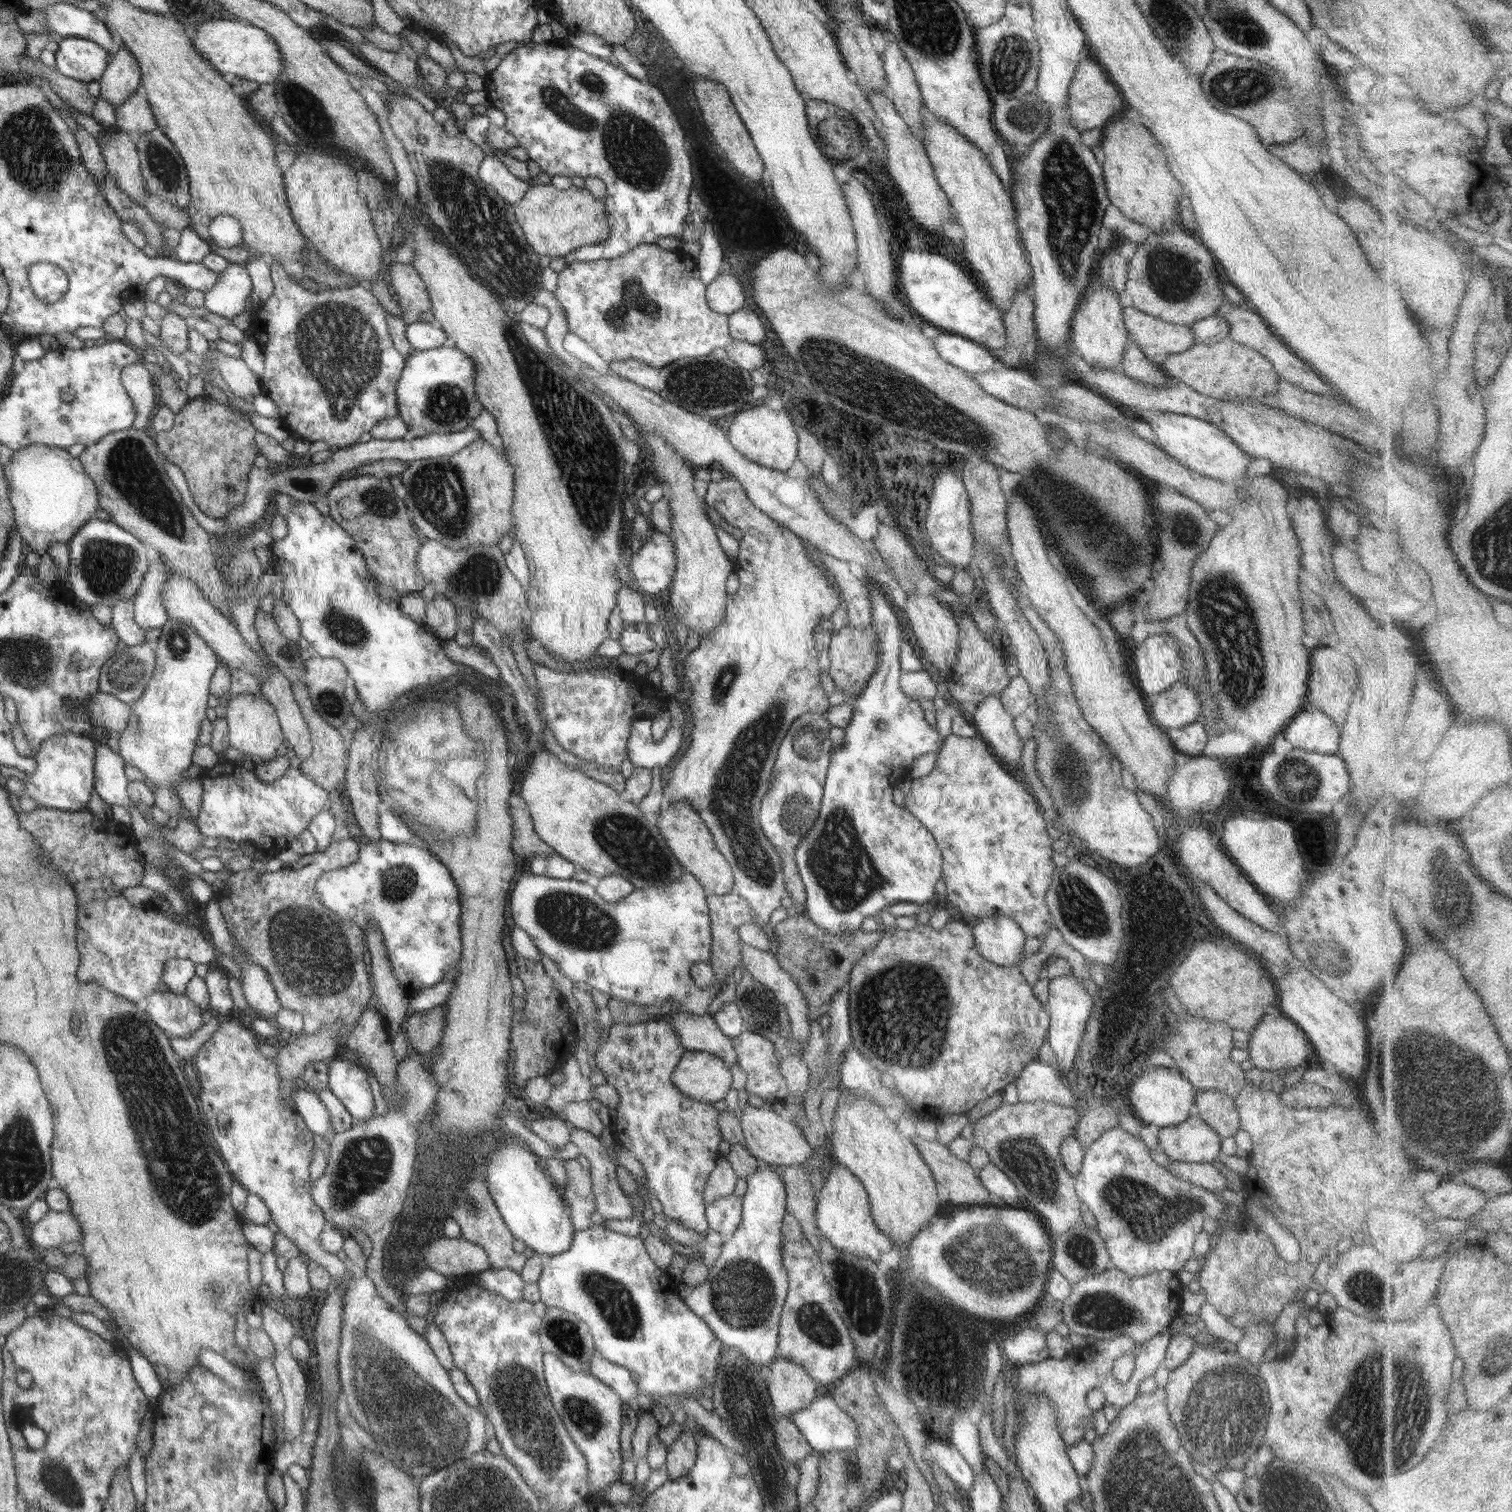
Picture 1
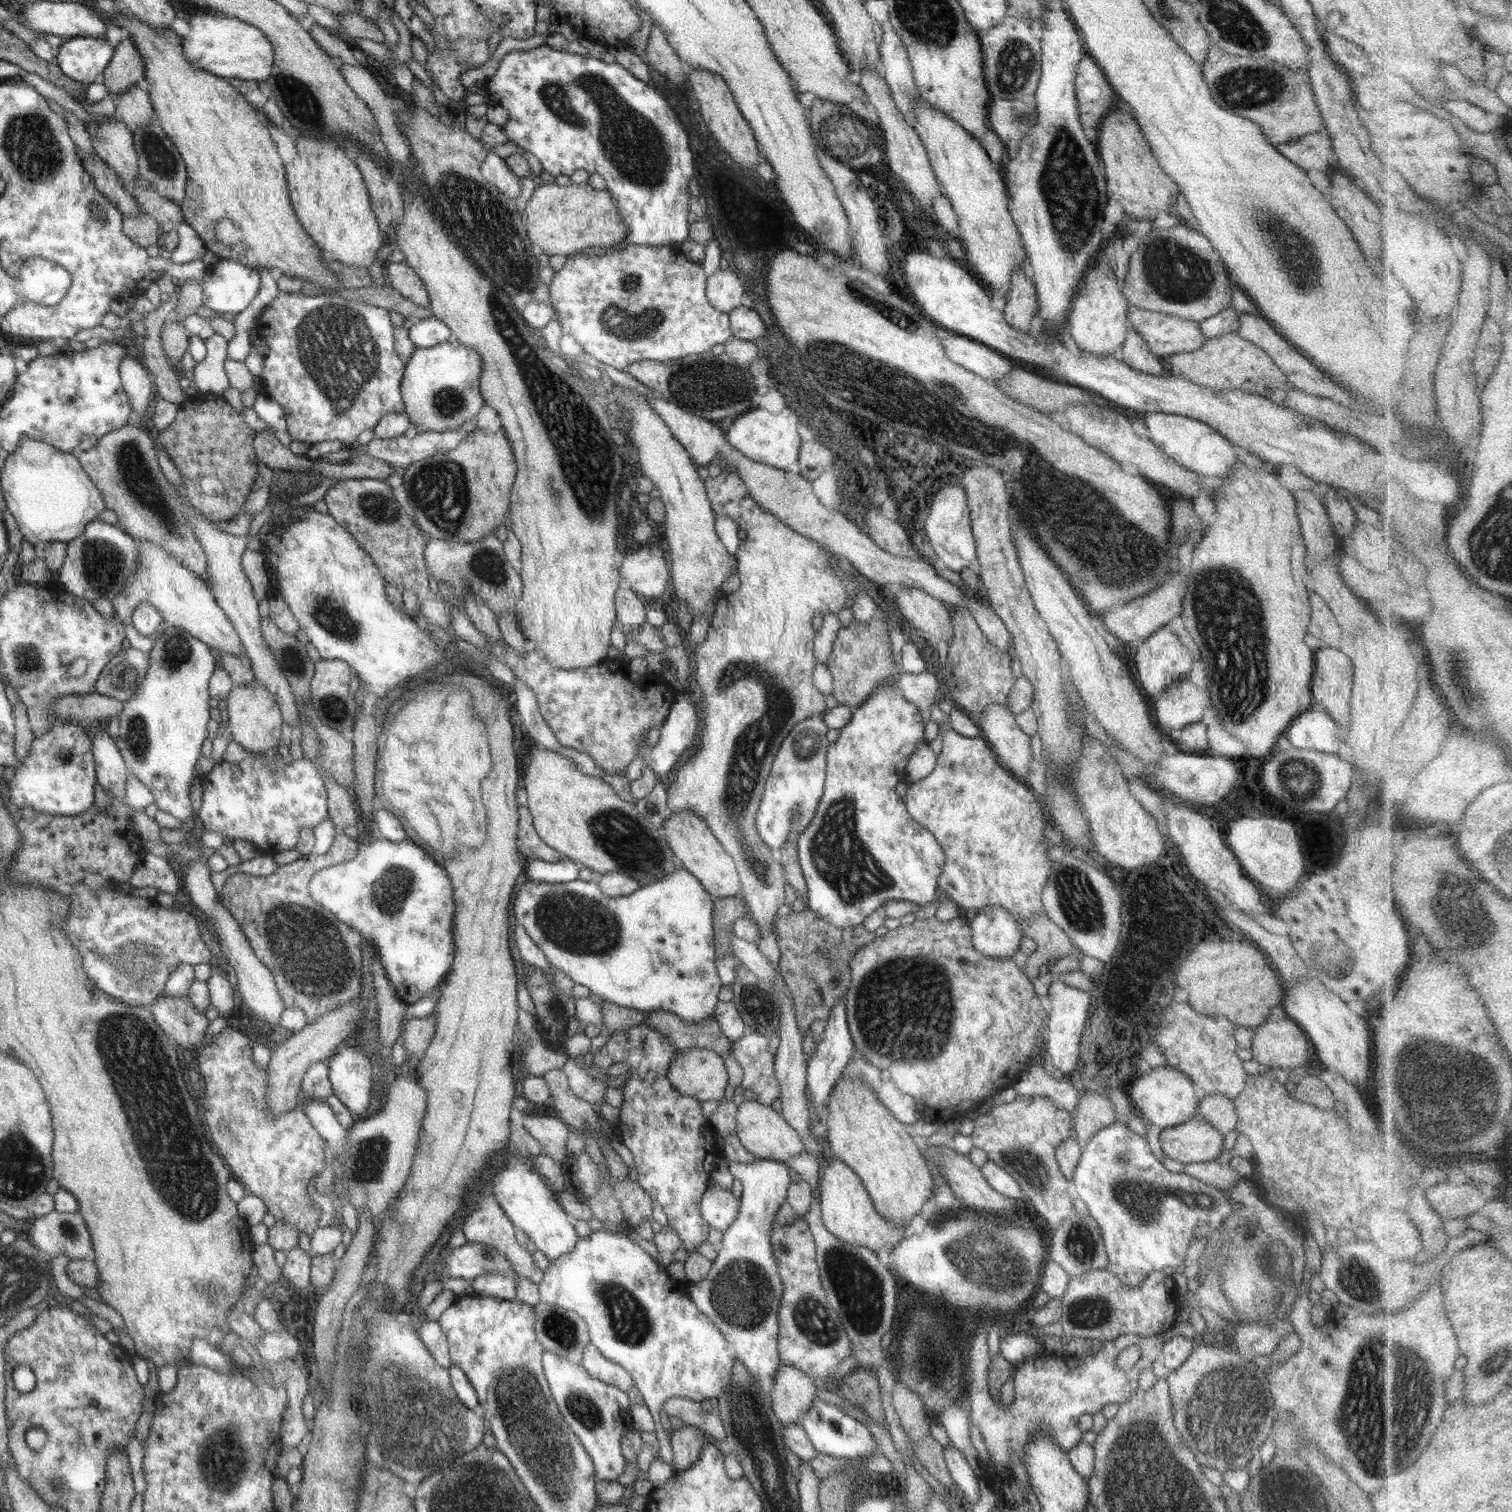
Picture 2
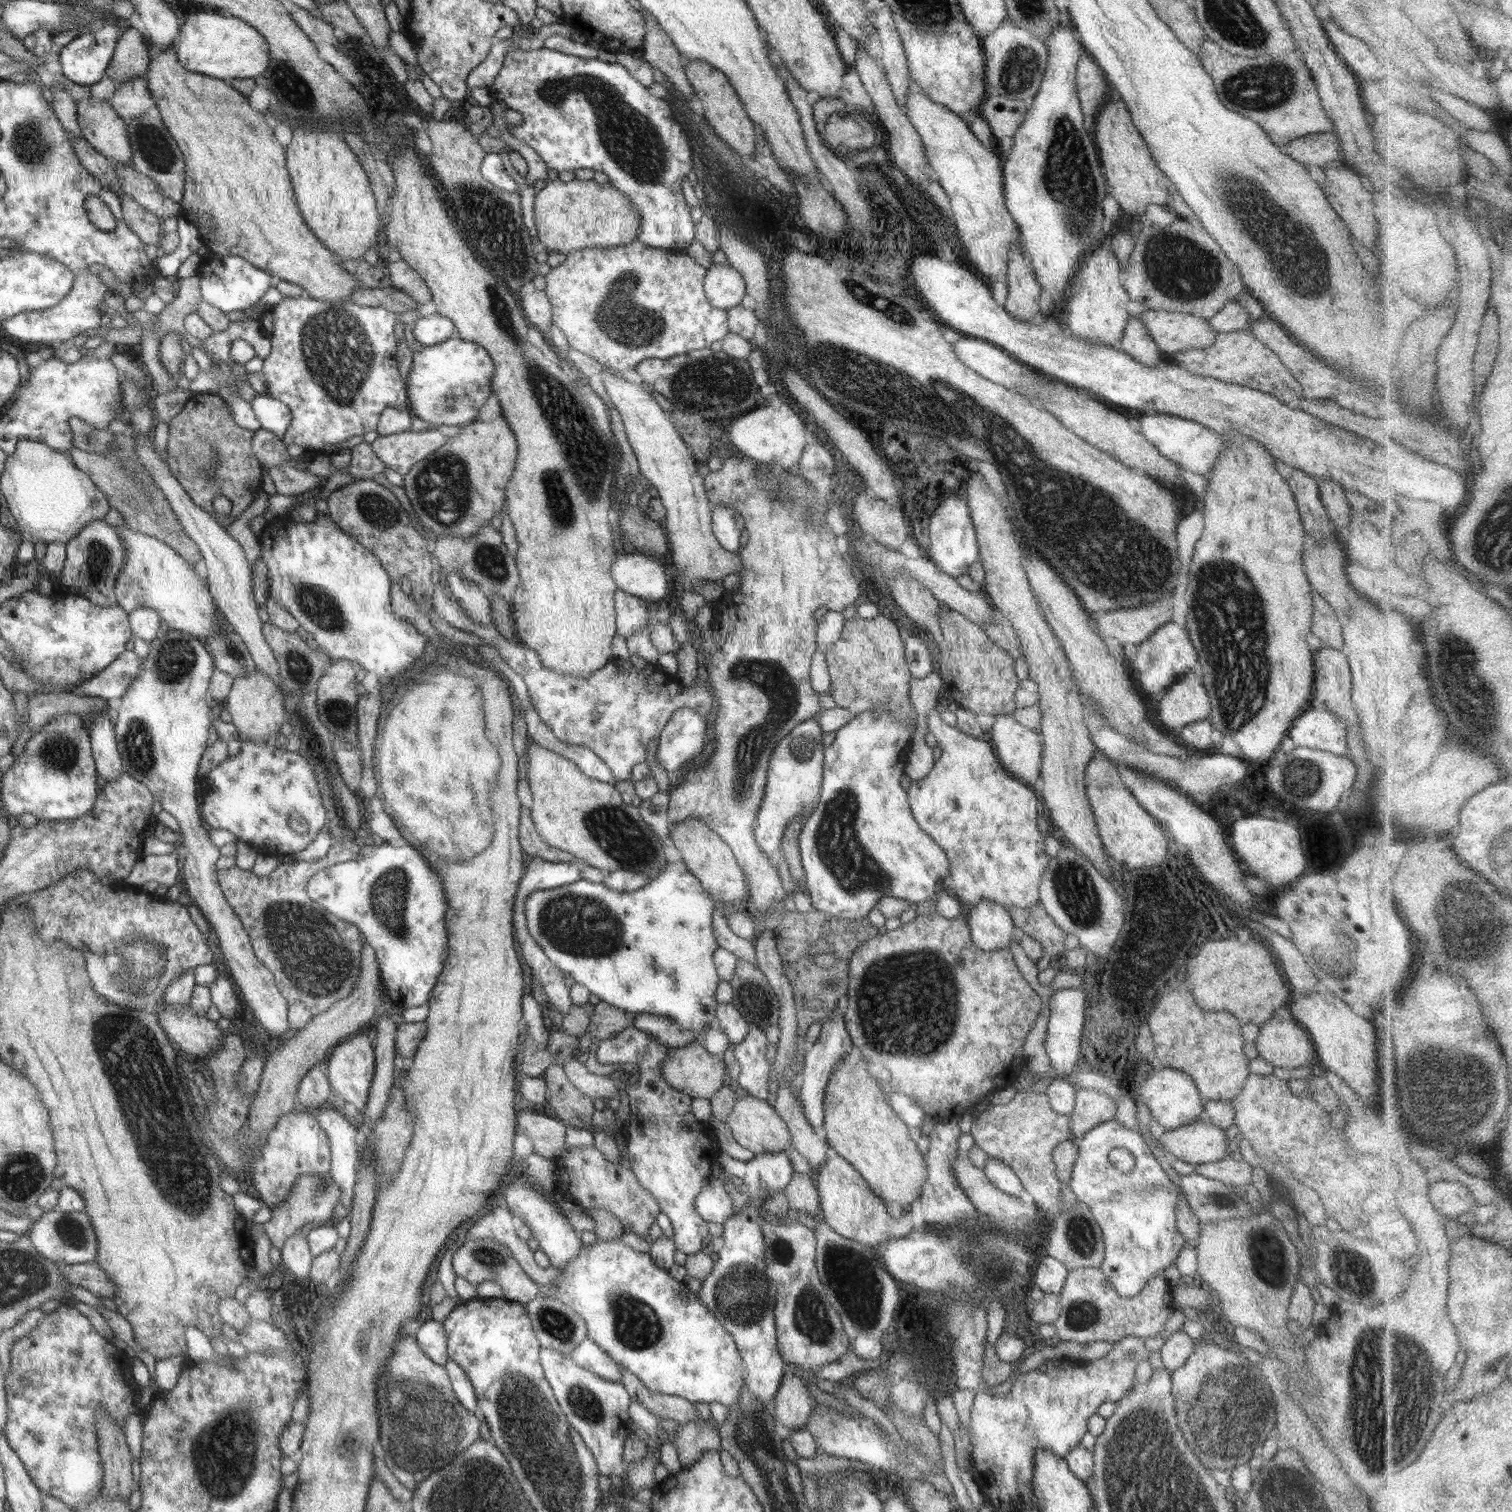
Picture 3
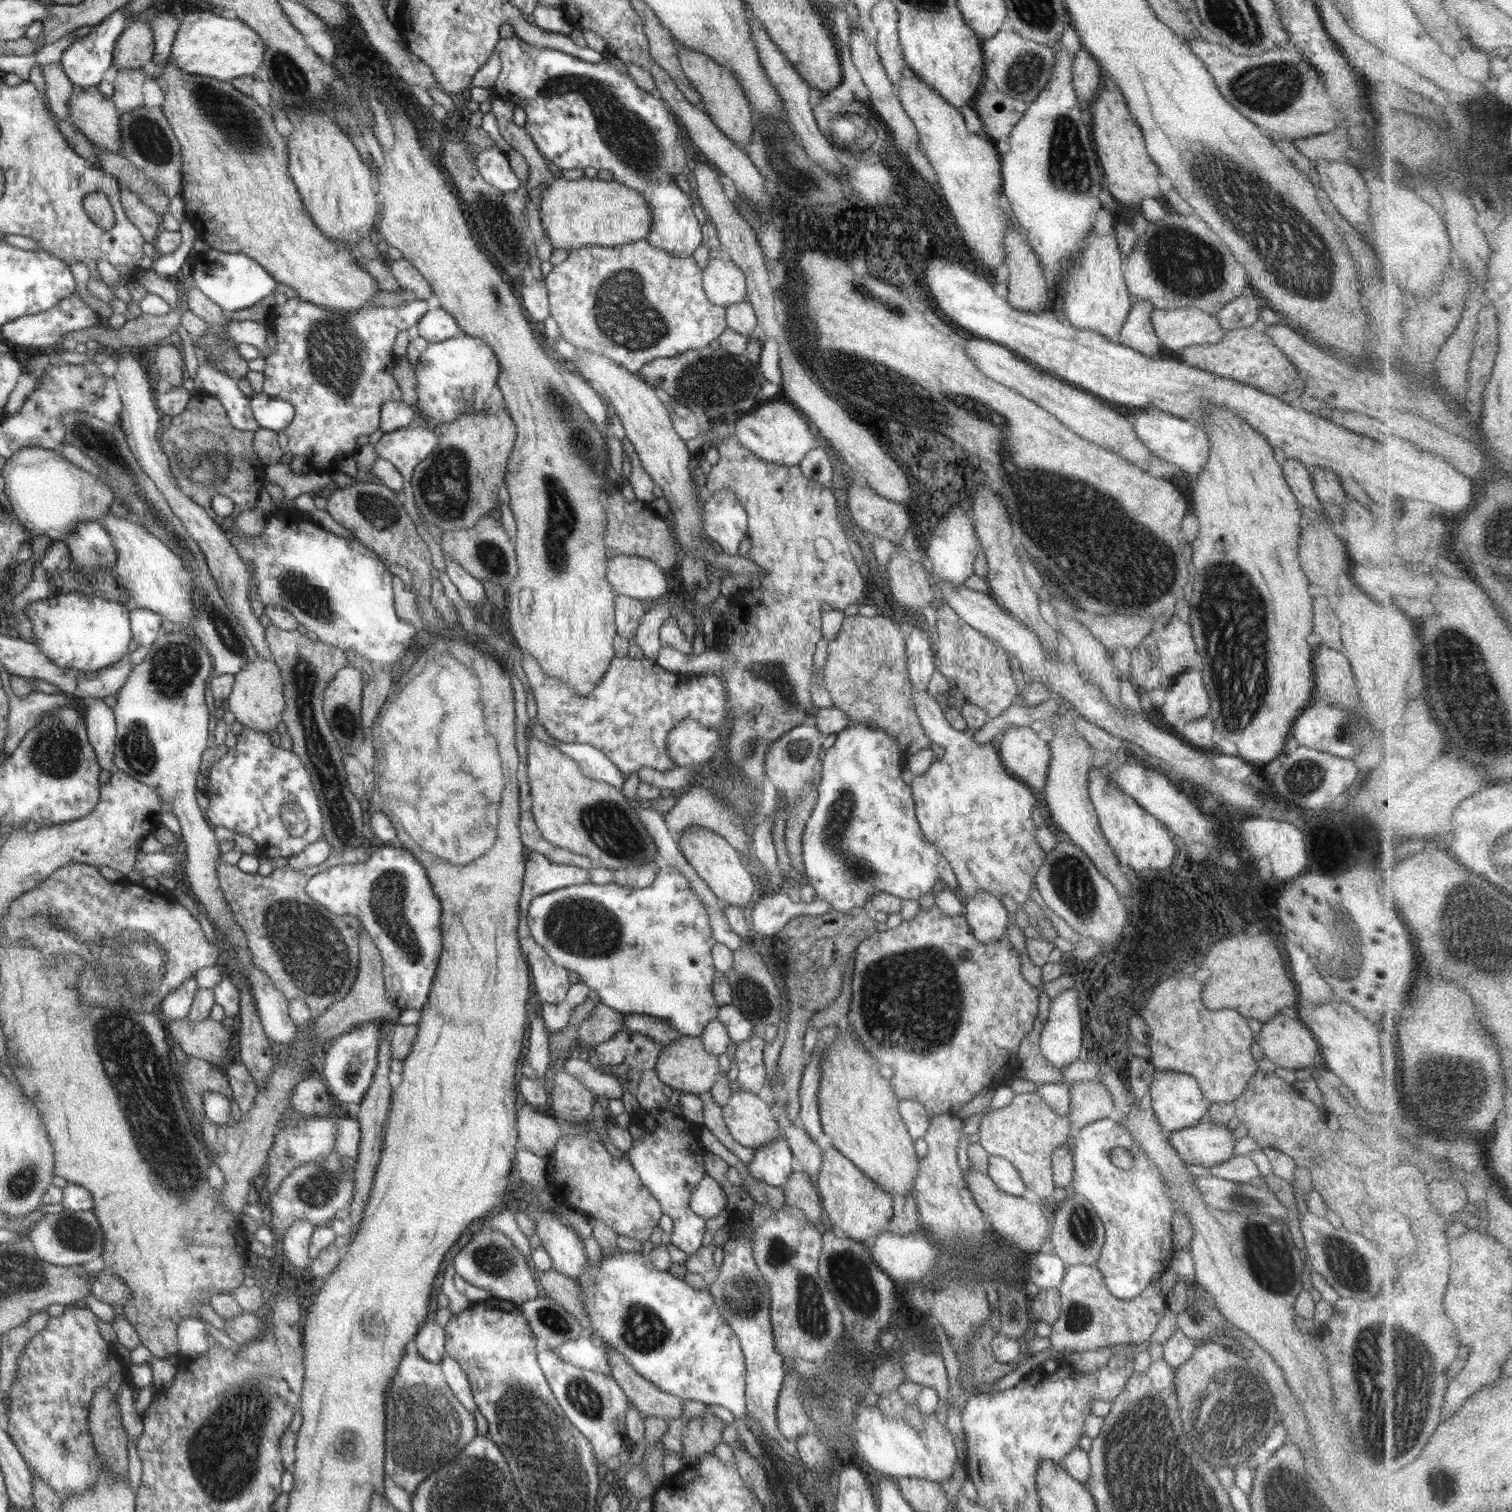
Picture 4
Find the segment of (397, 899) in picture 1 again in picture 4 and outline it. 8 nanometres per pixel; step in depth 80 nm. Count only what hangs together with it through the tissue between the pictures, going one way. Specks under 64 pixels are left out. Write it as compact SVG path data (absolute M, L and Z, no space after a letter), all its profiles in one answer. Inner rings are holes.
M386 844L386 846L381 846L375 850L372 848L368 850L370 854L368 862L362 862L362 864L356 865L342 864L340 866L332 867L329 870L316 873L315 877L313 877L311 881L307 883L307 894L310 895L315 902L327 907L327 909L333 914L336 914L337 916L350 915L354 917L354 919L360 921L362 930L366 931L368 935L372 936L372 940L375 941L375 945L382 951L384 963L386 963L384 968L384 977L387 984L387 995L390 997L390 1001L394 1003L395 1007L398 1007L401 1011L406 1009L421 1010L430 1001L431 987L433 979L436 976L438 961L442 952L443 944L442 939L440 939L440 937L442 937L442 932L440 930L442 905L439 905L439 900L434 890L432 890L431 880L428 879L426 868L408 849L404 849L402 846L394 847L393 845L390 846L390 844Z

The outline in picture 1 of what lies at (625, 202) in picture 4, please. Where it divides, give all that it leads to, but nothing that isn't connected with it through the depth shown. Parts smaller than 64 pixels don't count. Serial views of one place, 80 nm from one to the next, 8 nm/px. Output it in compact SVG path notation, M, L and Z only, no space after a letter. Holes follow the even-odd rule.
M552 185L531 186L515 205L515 217L518 219L519 225L522 226L523 233L534 252L541 256L550 256L550 258L566 256L573 249L579 249L581 246L592 246L609 237L609 224L607 224L604 199L598 201L586 188L572 186L568 190L558 190Z

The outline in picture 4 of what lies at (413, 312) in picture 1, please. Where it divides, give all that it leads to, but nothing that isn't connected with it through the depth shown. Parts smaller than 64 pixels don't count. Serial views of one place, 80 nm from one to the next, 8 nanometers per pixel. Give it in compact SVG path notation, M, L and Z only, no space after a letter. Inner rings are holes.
M405 258L388 262L389 269L404 290L415 300L428 300L433 295L431 286L426 279Z

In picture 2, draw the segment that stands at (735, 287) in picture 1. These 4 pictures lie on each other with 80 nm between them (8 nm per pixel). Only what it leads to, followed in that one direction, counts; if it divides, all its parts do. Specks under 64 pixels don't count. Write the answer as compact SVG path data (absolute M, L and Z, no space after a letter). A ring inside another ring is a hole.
M734 268L717 270L708 276L706 286L707 299L716 310L729 313L742 306L746 284L734 273Z

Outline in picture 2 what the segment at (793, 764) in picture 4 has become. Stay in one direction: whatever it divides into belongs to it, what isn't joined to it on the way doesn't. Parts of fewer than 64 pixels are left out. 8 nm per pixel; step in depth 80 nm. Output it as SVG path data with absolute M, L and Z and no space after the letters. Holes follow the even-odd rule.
M816 714L797 722L781 742L780 750L771 764L755 819L761 840L770 849L782 850L788 842L797 844L798 835L816 816L827 773L828 731L822 714Z

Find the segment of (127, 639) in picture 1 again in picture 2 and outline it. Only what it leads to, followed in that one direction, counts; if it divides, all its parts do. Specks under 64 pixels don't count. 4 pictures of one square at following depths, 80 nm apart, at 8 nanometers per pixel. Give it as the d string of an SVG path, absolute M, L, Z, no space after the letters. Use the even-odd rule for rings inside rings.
M137 540L141 548L137 570L127 580L123 592L113 598L115 614L124 625L125 638L141 652L150 653L154 639L140 634L132 624L134 609L142 602L151 602L161 613L169 627L180 627L187 630L194 638L208 643L213 650L231 657L245 654L245 648L225 612L218 606L207 581L188 570L175 556L168 554L161 546L152 546L146 540Z

